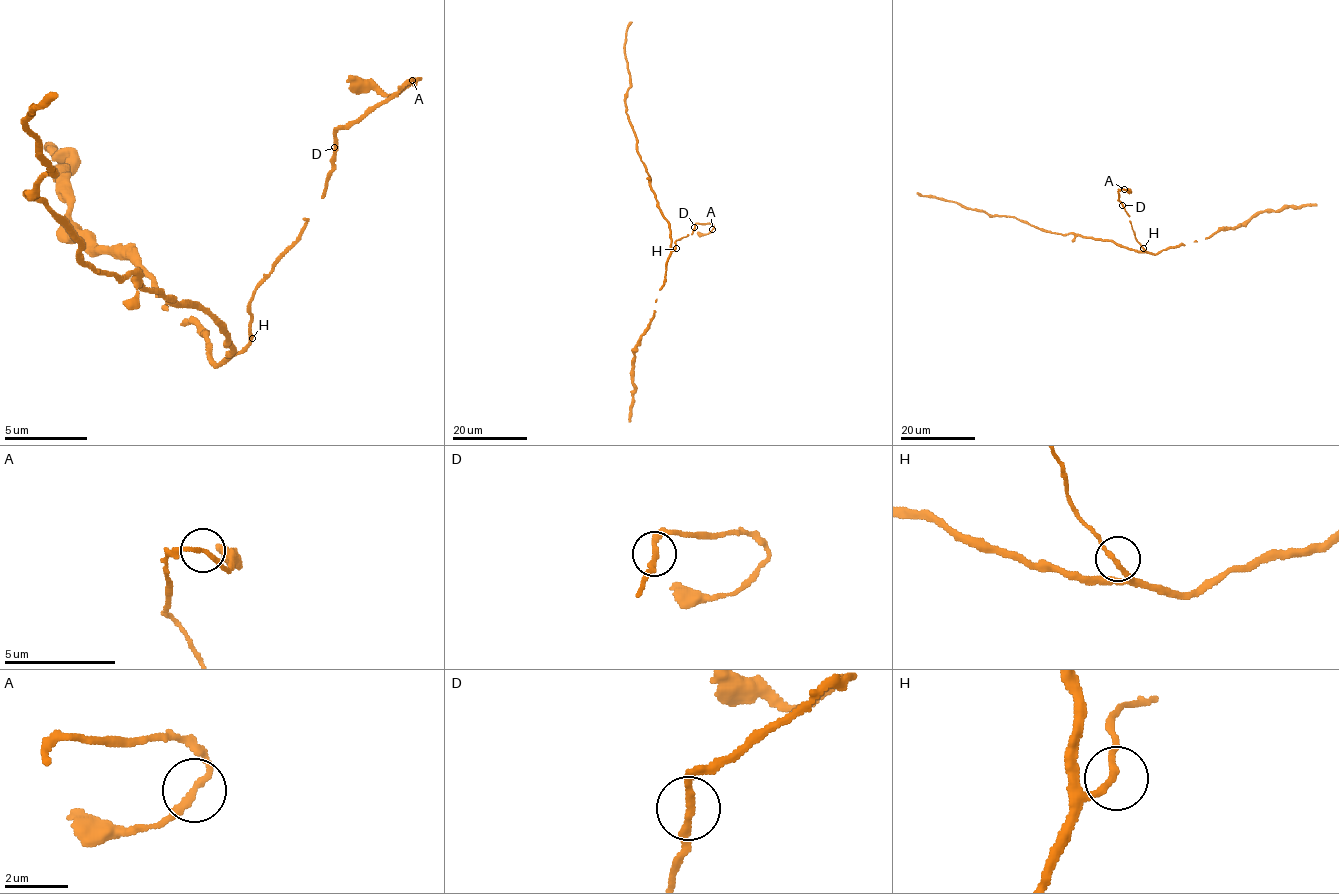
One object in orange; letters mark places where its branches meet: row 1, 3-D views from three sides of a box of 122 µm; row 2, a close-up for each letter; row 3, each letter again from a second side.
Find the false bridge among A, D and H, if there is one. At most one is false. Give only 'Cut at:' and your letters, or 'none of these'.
Cut at: none of these

